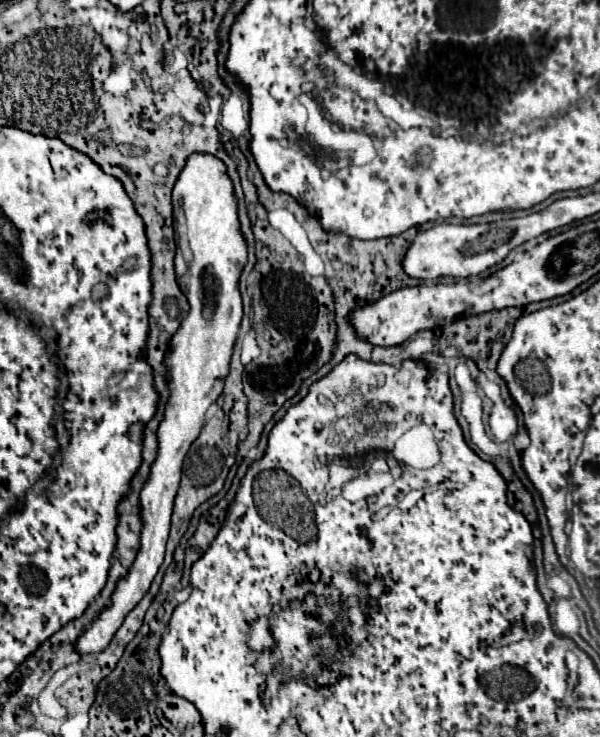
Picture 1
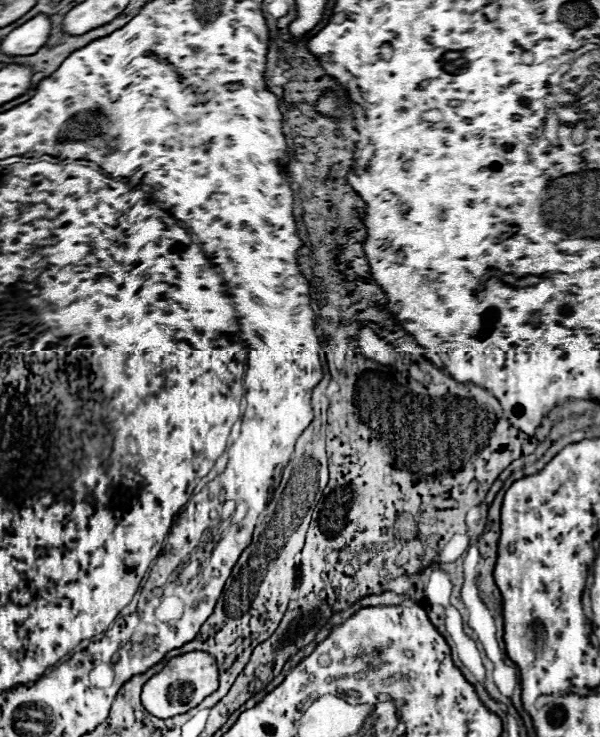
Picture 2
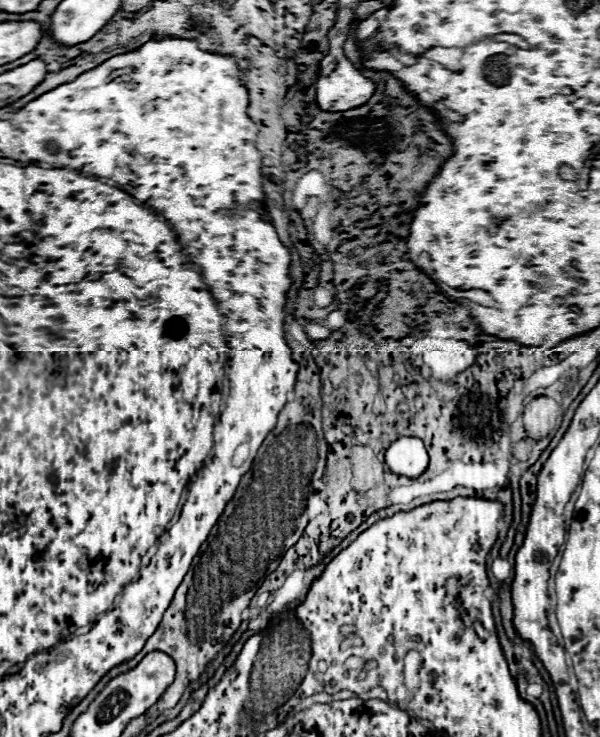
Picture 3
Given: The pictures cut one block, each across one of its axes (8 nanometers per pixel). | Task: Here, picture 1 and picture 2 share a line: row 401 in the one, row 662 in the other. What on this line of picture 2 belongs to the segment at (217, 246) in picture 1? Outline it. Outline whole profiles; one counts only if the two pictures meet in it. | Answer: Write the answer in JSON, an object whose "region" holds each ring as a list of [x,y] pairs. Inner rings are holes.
{"region":[[[194,650],[182,656],[172,658],[158,674],[154,674],[142,690],[142,704],[144,708],[154,714],[156,718],[172,718],[192,710],[200,704],[206,696],[210,696],[218,688],[218,666],[208,652]]]}

